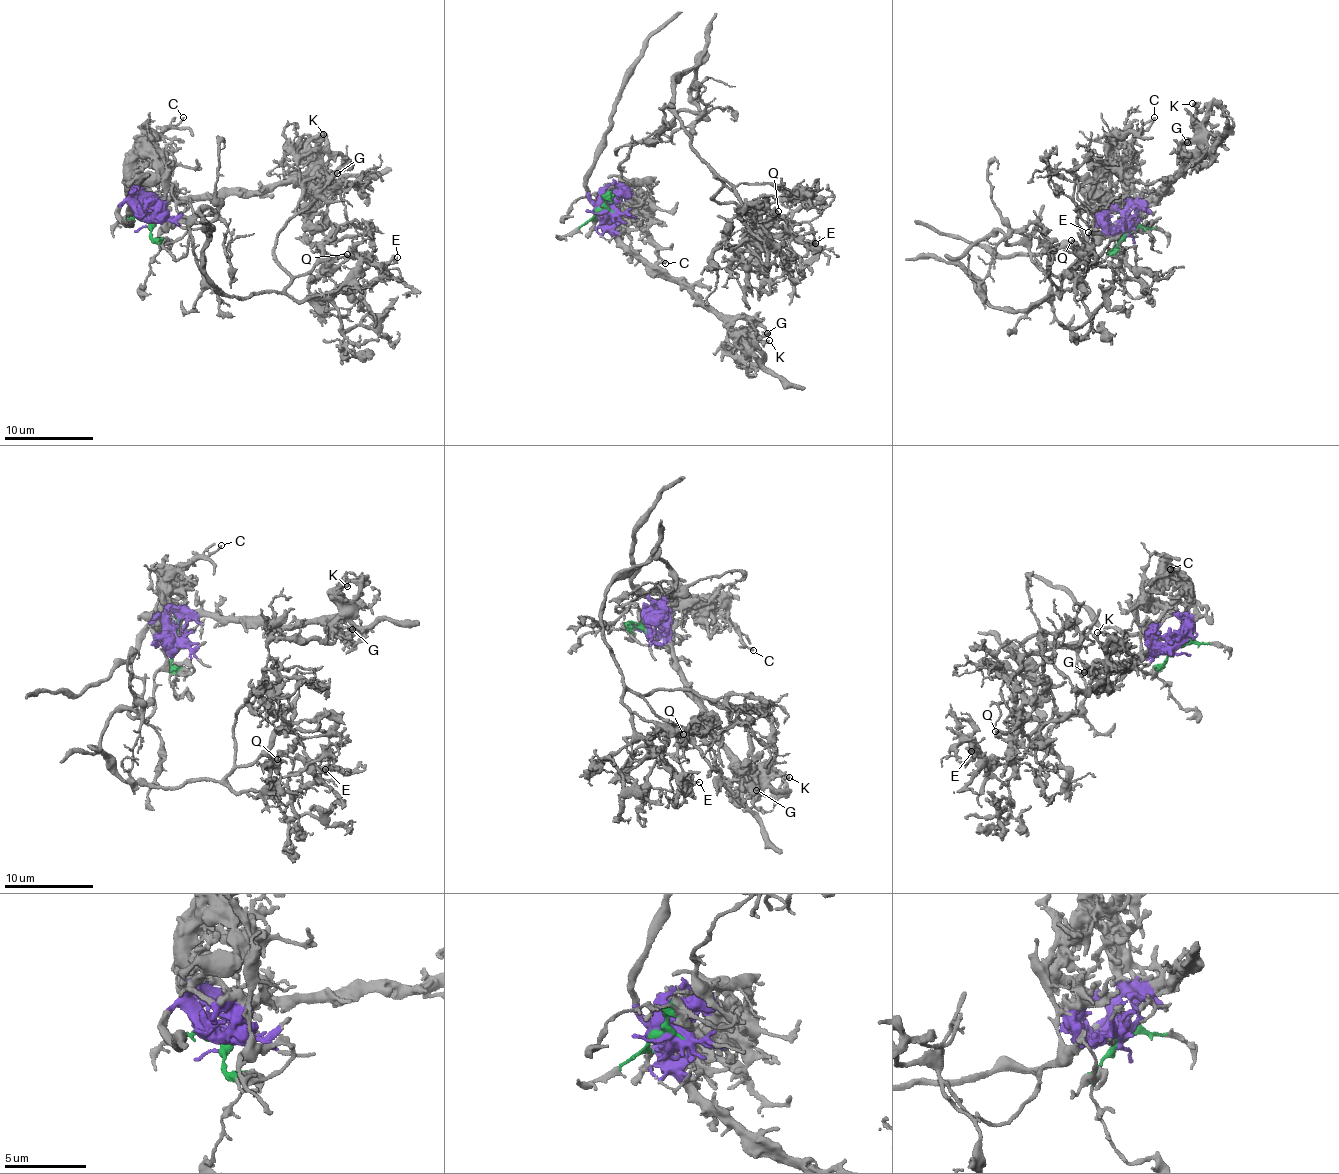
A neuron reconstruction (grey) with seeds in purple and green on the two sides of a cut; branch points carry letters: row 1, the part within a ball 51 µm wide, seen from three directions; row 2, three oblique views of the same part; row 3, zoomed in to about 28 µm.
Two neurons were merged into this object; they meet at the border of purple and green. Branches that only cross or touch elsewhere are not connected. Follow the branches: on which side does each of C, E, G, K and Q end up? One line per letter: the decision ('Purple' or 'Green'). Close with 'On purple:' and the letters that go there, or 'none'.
C: Purple
E: Green
G: Purple
K: Purple
Q: Green
On purple: C, G, K

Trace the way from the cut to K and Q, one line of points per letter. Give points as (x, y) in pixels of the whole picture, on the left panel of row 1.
K: (148, 216), (153, 202), (164, 198), (257, 196), (286, 185), (306, 171), (308, 143), (324, 133)
Q: (148, 219), (154, 239), (186, 226), (159, 230), (180, 259), (208, 208), (207, 279), (227, 295), (347, 253)

